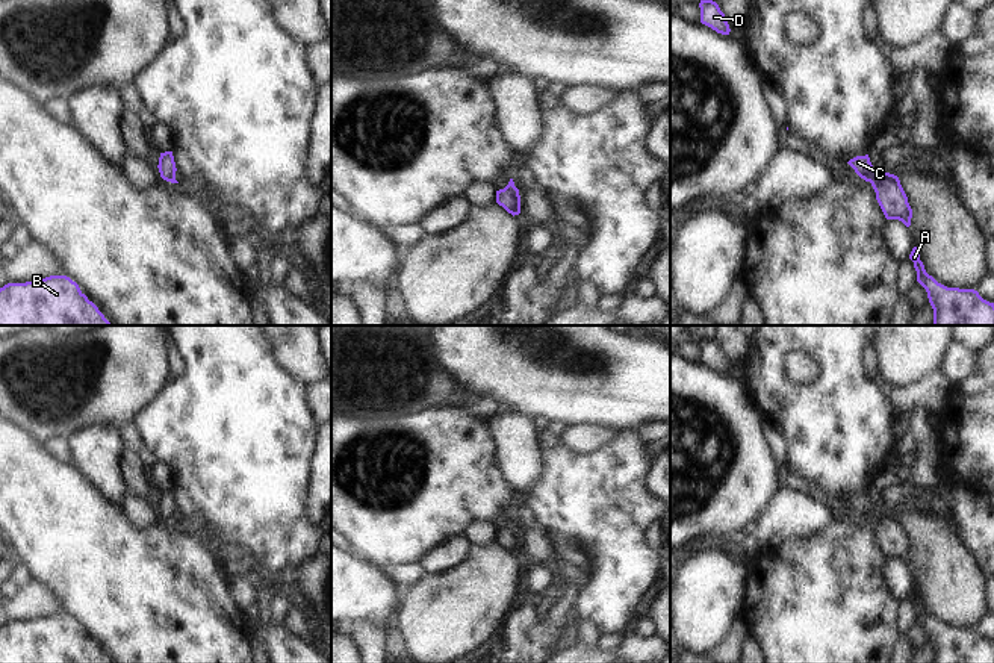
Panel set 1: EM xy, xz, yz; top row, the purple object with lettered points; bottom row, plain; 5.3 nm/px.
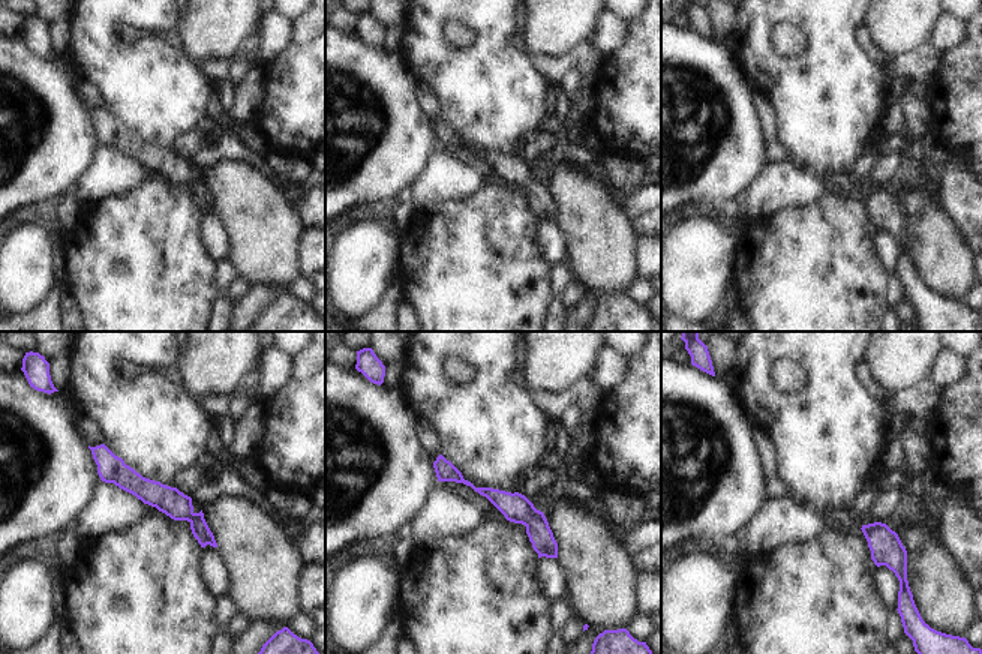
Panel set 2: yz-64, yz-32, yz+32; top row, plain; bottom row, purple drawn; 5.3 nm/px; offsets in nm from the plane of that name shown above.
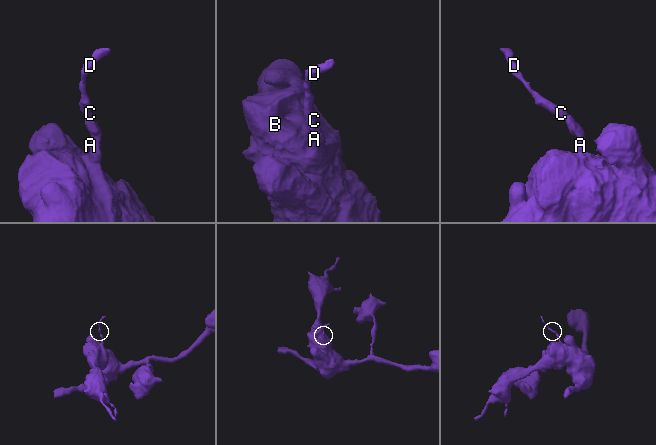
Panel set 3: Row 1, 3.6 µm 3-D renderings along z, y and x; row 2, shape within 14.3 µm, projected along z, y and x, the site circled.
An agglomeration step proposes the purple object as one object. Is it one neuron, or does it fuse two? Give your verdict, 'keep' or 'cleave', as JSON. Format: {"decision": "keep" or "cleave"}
{"decision": "keep"}

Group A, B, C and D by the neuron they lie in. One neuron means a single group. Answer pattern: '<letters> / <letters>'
A B C D

